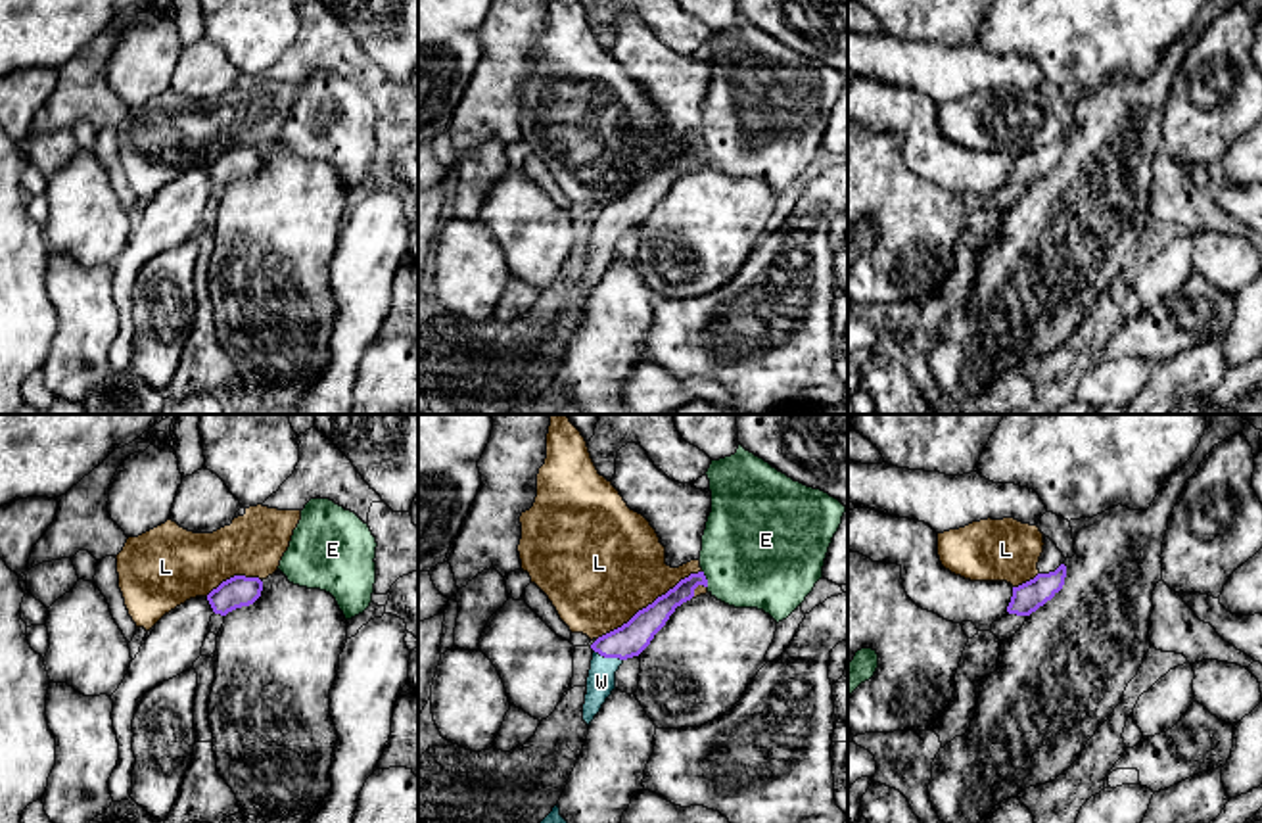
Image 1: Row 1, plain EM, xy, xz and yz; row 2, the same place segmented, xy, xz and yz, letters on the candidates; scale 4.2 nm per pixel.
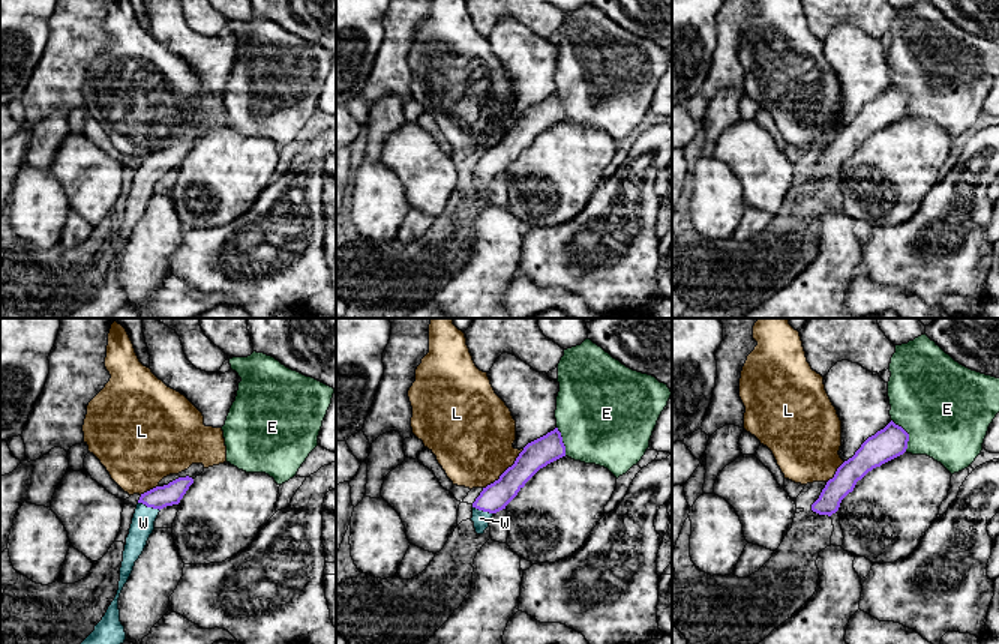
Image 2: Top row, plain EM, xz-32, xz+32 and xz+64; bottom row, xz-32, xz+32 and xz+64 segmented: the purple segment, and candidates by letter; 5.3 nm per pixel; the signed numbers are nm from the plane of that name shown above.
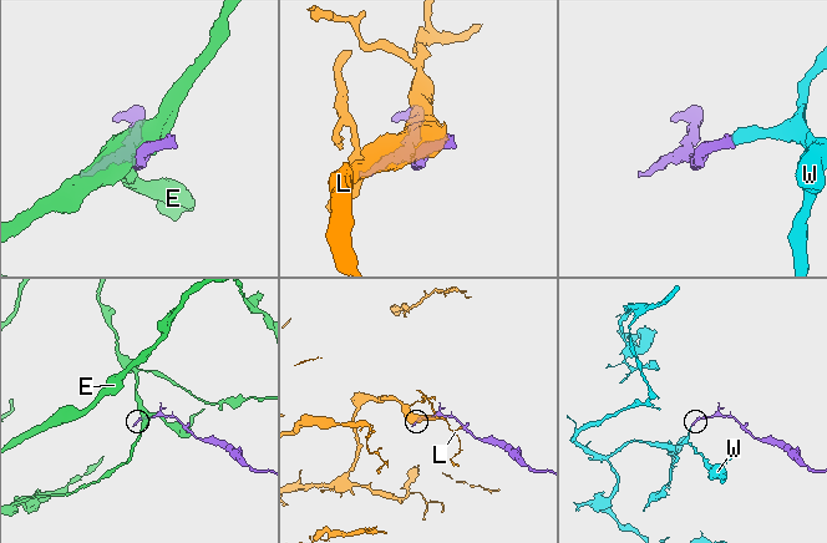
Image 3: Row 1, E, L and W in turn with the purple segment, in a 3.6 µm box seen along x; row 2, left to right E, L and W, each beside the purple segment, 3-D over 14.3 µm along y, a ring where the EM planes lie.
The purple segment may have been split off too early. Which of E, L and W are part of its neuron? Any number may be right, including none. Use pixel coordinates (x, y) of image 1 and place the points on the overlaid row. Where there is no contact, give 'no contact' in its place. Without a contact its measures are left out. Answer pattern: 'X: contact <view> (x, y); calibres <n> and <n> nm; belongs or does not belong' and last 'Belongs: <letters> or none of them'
E: contact xz (704, 578); calibres 100 and 460 nm; does not belong
L: contact xz (649, 605); calibres 140 and 480 nm; does not belong
W: contact xz (608, 657); calibres 140 and 120 nm; belongs
Belongs: W

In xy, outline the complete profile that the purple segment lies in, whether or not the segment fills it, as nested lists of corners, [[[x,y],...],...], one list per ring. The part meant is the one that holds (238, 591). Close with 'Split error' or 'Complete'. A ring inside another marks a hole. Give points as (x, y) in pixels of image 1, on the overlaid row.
[[[234,576],[222,581],[207,595],[215,614],[226,616],[228,612],[253,604],[263,591],[259,577]]]. Complete

